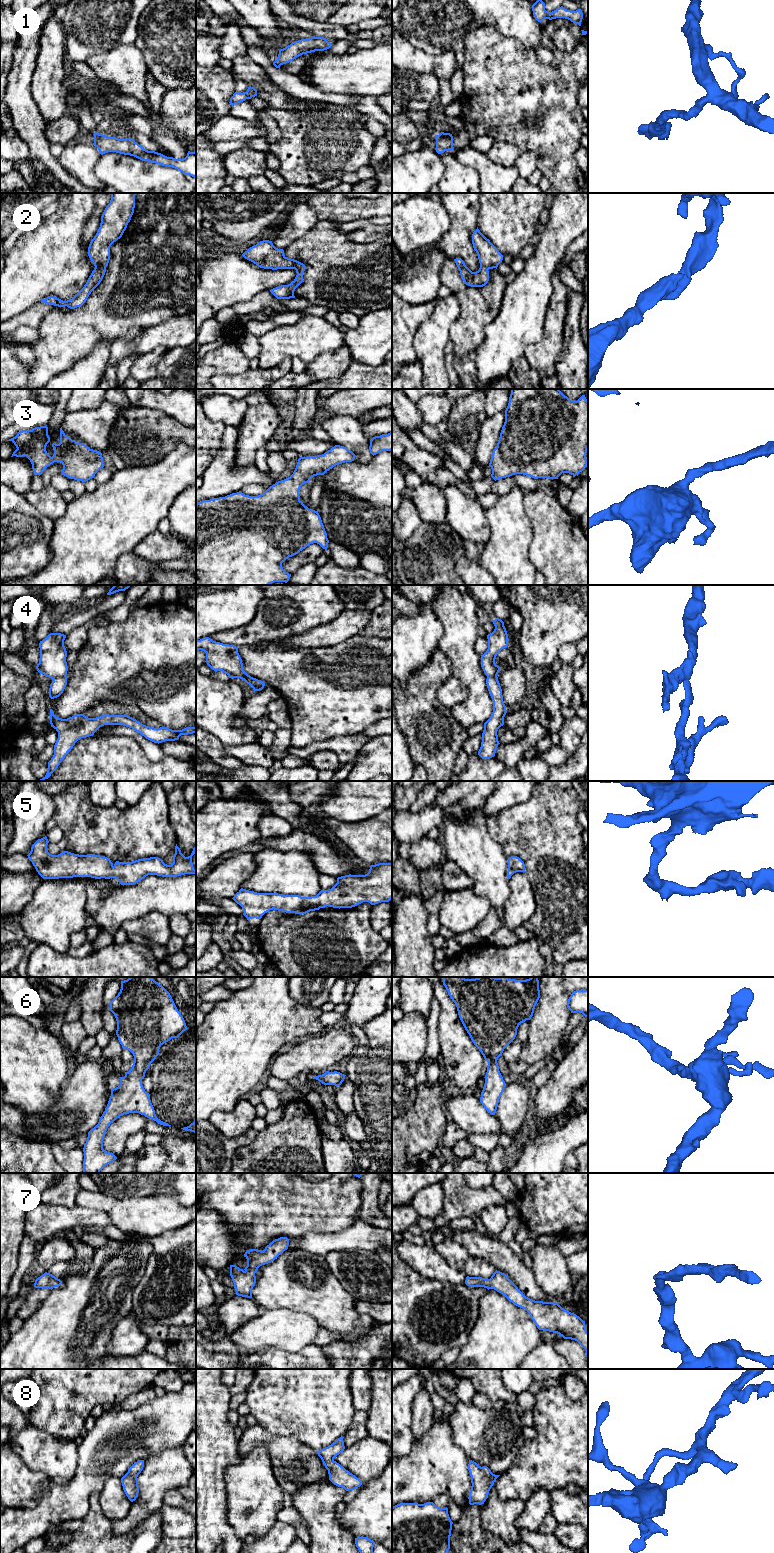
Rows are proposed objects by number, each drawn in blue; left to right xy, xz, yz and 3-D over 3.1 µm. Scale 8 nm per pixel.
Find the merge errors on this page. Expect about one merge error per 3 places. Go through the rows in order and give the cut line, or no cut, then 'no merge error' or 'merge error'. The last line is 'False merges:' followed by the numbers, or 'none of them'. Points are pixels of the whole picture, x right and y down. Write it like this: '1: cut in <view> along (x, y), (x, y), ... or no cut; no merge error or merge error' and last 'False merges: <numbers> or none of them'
1: no cut; no merge error
2: no cut; no merge error
3: no cut; no merge error
4: cut in xy along (65, 675), (53, 680); merge error
5: no cut; no merge error
6: no cut; no merge error
7: no cut; no merge error
8: no cut; no merge error
False merges: 4

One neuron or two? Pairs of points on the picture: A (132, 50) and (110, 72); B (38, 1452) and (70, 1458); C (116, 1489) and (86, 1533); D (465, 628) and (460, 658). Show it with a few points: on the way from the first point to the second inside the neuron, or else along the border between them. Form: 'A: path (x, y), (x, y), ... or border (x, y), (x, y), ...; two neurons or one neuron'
A: path (127, 55), (115, 67); one neuron
B: path (46, 1453), (62, 1458); one neuron
C: border (99, 1492), (100, 1509), (110, 1521); two neurons
D: path (460, 635), (460, 651); one neuron

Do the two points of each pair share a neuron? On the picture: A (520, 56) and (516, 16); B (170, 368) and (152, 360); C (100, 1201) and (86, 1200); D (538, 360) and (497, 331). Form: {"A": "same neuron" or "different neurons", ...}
{"A": "different neurons", "B": "different neurons", "C": "same neuron", "D": "different neurons"}

